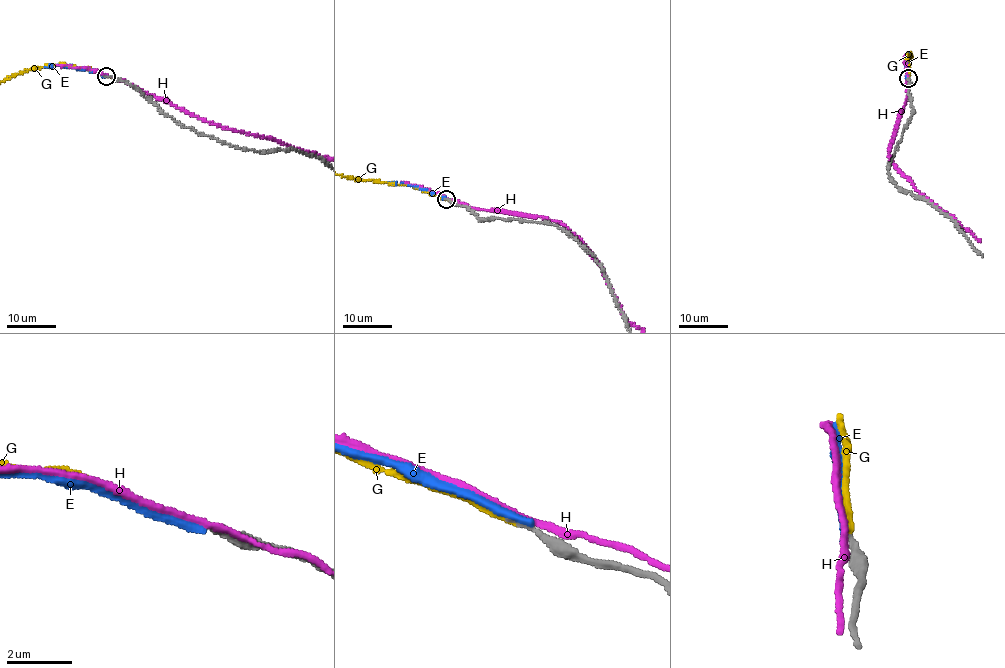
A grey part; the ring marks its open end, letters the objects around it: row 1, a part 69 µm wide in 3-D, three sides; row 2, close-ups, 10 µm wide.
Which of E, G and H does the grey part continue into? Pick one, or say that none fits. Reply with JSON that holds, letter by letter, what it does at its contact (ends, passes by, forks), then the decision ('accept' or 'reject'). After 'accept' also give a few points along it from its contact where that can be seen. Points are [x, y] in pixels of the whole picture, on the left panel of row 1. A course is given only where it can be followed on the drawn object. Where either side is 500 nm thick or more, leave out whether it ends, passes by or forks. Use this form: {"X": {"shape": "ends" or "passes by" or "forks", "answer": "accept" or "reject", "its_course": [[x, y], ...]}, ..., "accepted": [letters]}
{"E": {"shape": "ends", "answer": "reject"}, "G": {"shape": "ends", "answer": "accept"}, "H": {"shape": "passes by", "answer": "reject"}, "accepted": ["G"]}

